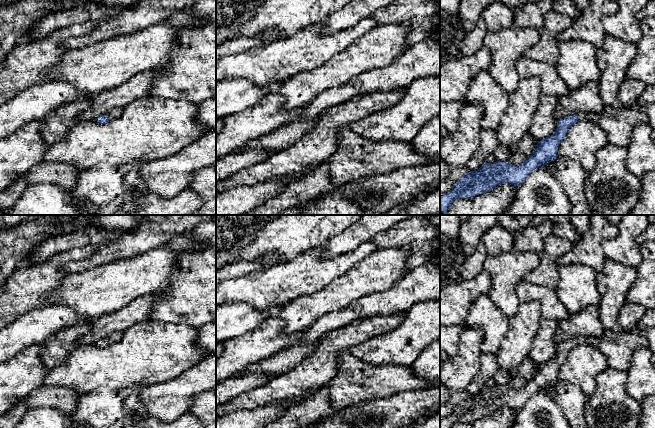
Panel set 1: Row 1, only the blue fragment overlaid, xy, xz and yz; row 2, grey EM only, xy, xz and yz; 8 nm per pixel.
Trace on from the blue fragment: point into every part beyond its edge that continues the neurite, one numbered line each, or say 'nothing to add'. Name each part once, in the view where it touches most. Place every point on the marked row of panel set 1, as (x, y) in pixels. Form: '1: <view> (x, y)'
1: yz (618, 120)

